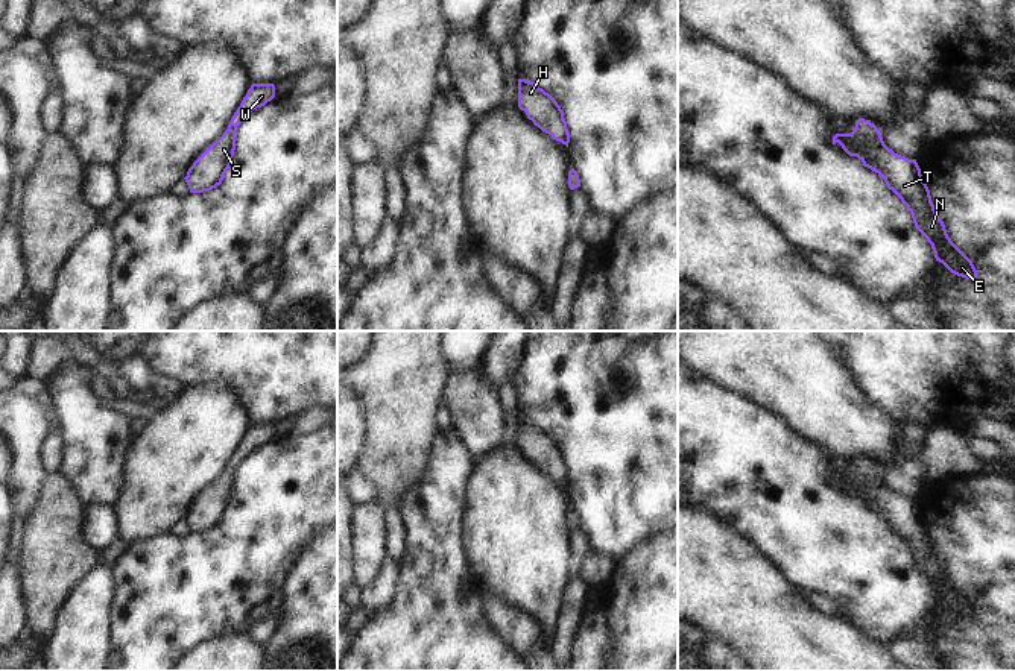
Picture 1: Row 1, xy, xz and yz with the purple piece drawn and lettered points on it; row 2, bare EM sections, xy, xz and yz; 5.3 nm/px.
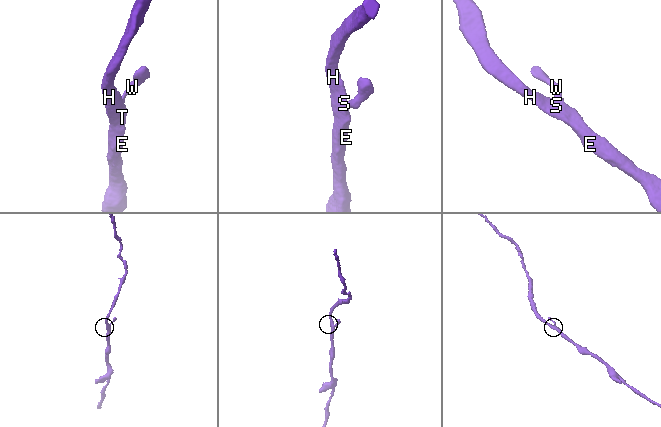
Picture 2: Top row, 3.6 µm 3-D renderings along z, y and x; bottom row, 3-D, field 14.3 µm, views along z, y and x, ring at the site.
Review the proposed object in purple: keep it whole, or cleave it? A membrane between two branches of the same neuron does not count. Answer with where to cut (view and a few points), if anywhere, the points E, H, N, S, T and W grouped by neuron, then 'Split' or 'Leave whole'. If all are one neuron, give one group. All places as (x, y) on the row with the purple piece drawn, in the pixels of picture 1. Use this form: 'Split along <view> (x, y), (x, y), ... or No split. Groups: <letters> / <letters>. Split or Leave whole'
No split. Groups: E H N S T W. Leave whole.

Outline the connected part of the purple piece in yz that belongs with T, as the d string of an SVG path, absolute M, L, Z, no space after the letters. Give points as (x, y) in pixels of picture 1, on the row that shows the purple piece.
M858 118L855 121L855 128L851 134L836 134L833 137L833 144L836 143L839 143L849 156L857 156L865 167L878 173L884 179L887 188L892 190L910 211L916 229L931 244L936 261L942 263L957 276L966 279L975 279L979 276L972 261L948 237L945 225L931 202L930 190L922 181L921 169L916 159L909 159L889 149L884 144L881 132L877 126L871 120L865 118Z

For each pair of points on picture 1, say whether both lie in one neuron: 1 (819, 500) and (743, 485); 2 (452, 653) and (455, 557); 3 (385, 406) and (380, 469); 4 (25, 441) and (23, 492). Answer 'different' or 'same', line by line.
1: same
2: same
3: same
4: same

